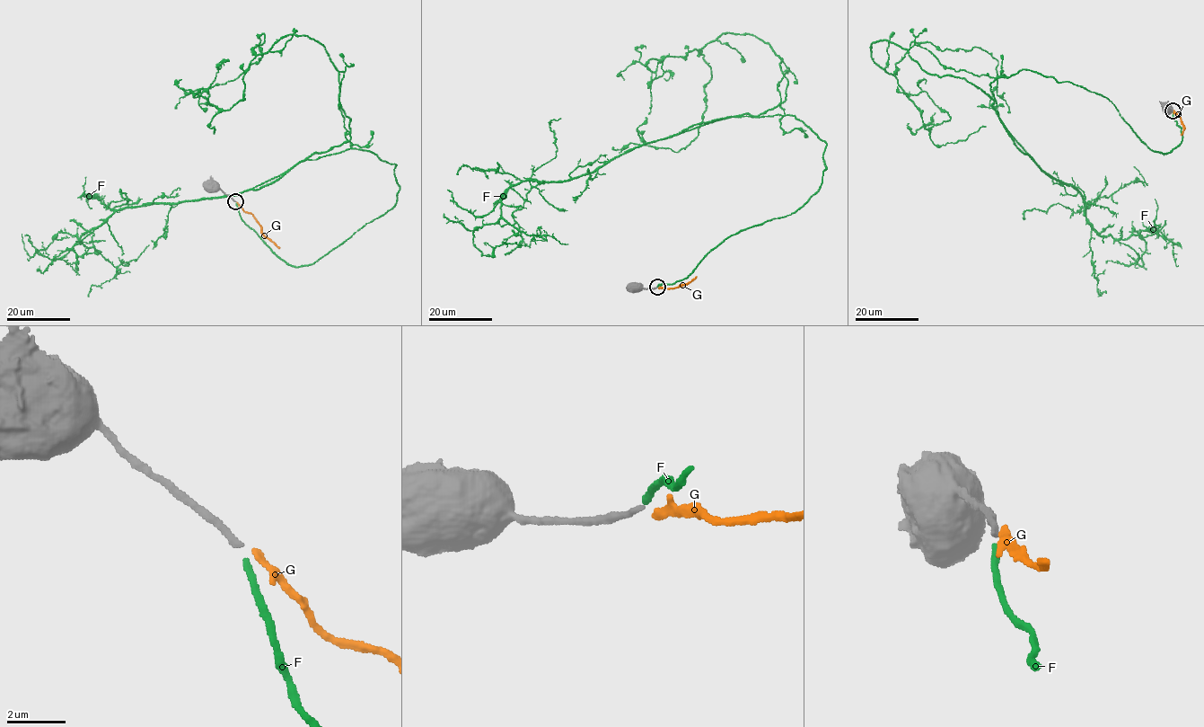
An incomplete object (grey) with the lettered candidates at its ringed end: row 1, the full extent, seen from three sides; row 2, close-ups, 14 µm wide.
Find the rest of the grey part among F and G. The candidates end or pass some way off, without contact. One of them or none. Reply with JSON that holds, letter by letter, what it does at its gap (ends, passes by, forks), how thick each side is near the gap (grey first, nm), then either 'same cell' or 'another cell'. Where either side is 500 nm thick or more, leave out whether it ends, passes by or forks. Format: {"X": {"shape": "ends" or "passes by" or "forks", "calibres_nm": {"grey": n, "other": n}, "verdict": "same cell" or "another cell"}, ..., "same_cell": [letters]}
{"F": {"shape": "ends", "calibres_nm": {"grey": 190, "other": 200}, "verdict": "same cell"}, "G": {"shape": "ends", "calibres_nm": {"grey": 190, "other": 200}, "verdict": "another cell"}, "same_cell": ["F"]}

